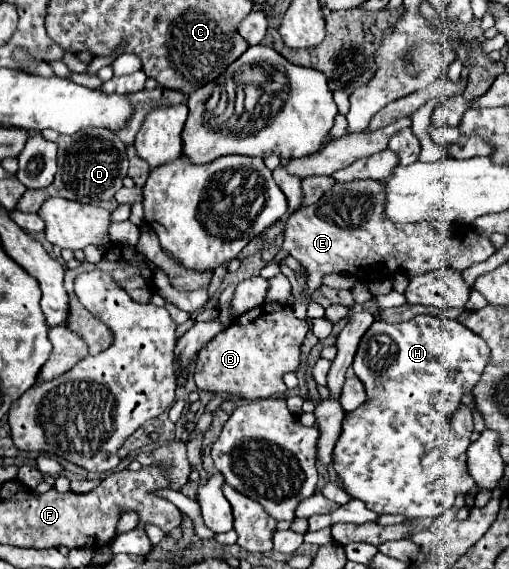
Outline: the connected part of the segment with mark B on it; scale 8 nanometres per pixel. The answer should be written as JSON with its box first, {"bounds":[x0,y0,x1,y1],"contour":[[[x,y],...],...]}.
{"bounds":[194,303,308,401],"contour":[[[264,303],[236,317],[230,327],[200,349],[194,379],[198,389],[208,393],[230,391],[240,393],[248,401],[276,397],[286,393],[284,375],[296,373],[300,367],[300,347],[308,333],[308,321],[294,315],[292,305]]]}

